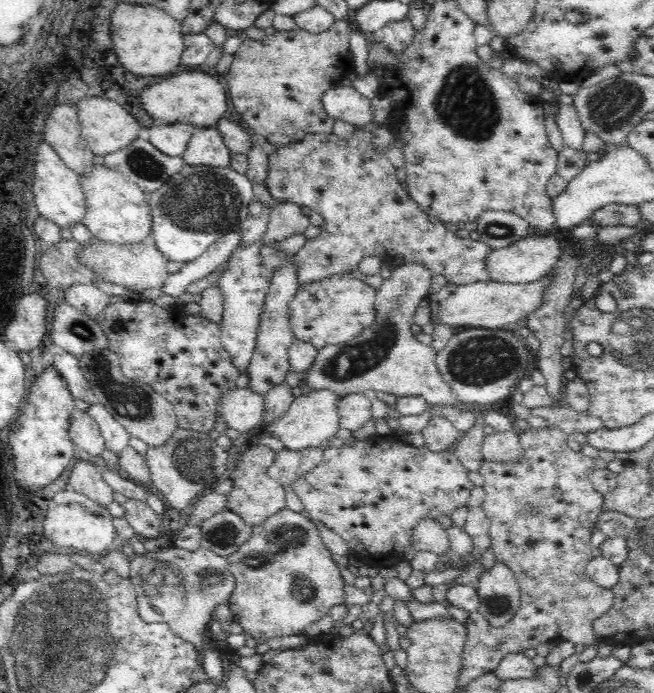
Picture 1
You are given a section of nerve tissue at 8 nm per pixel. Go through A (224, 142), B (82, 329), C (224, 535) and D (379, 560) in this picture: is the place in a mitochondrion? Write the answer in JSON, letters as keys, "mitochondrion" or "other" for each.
{"A":"other","B":"mitochondrion","C":"mitochondrion","D":"other"}

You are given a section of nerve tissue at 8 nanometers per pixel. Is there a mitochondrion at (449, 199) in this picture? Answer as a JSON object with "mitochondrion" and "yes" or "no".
{"mitochondrion":"no"}

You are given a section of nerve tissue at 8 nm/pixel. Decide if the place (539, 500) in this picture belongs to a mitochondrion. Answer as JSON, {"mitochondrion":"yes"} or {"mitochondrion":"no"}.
{"mitochondrion":"yes"}

